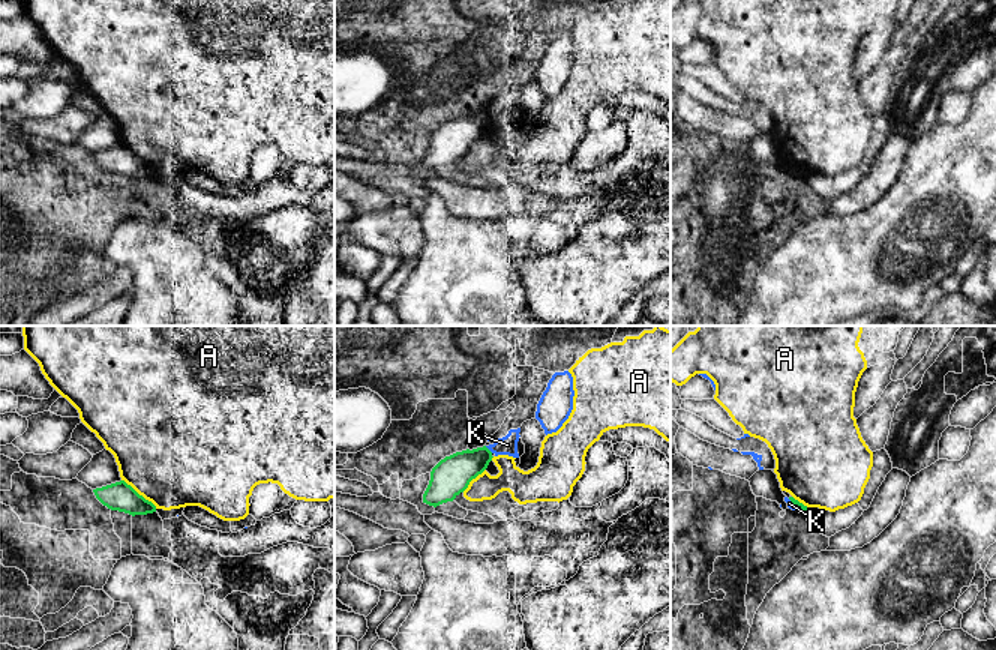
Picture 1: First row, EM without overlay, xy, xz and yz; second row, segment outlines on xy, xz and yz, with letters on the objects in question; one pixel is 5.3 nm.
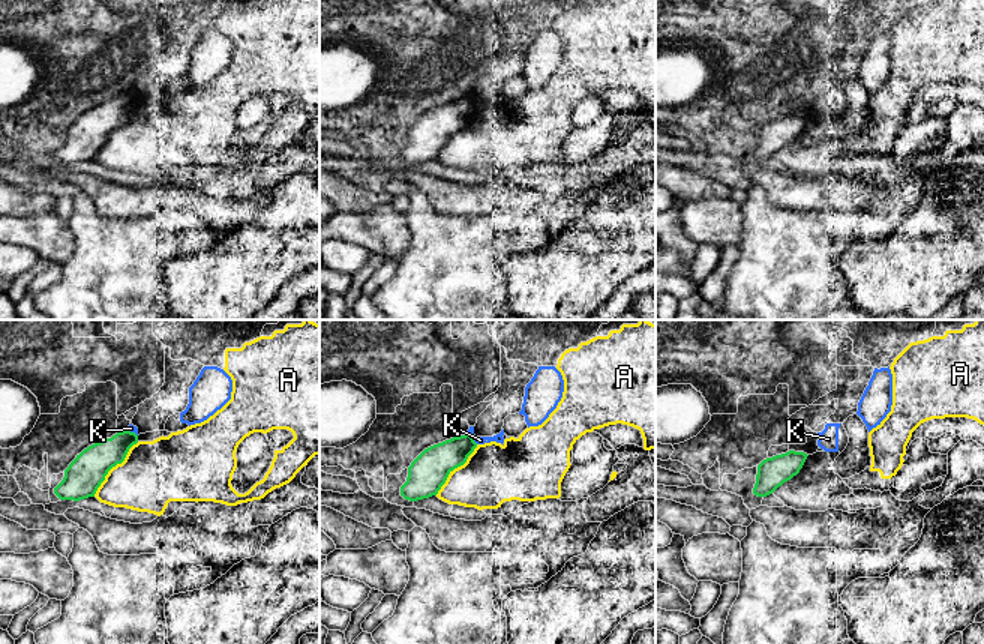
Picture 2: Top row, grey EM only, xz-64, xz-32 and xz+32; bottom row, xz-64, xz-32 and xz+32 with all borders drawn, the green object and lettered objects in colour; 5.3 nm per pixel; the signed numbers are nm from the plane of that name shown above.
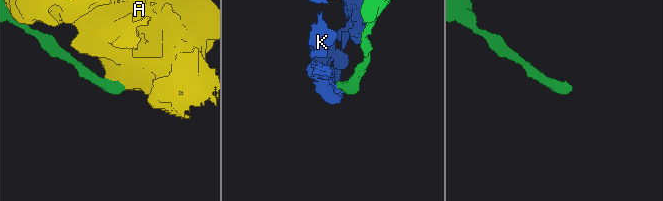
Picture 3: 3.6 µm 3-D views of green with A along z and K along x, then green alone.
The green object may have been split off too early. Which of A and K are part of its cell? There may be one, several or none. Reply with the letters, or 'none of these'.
none of these

